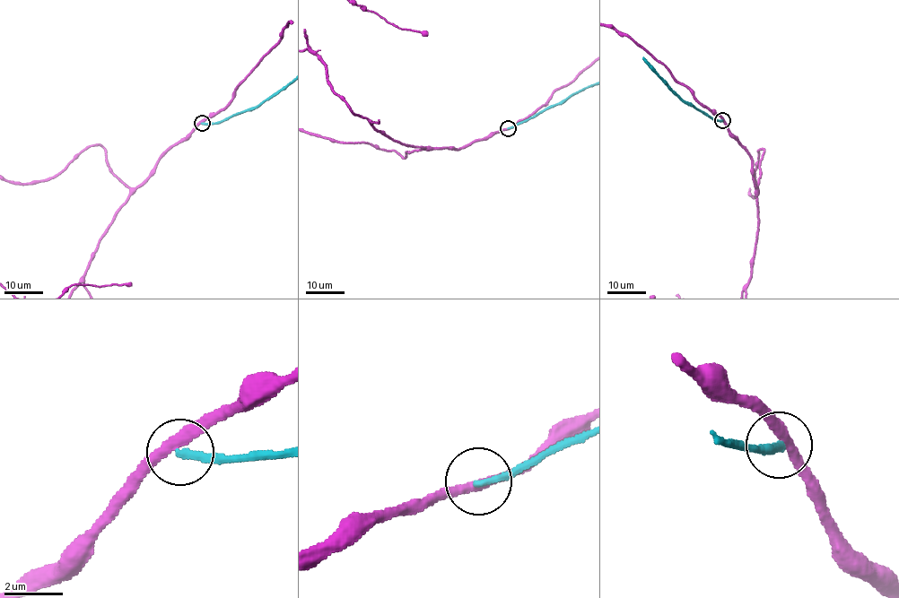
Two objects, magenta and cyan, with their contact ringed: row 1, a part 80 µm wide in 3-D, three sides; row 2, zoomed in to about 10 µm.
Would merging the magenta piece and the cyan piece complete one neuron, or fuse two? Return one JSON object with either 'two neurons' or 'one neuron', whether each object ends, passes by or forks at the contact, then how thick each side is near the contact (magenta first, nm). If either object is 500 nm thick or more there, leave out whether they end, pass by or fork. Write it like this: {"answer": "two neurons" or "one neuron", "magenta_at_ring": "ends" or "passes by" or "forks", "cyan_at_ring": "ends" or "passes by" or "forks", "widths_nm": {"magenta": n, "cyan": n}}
{"answer": "two neurons", "magenta_at_ring": "passes by", "cyan_at_ring": "ends", "widths_nm": {"magenta": 360, "cyan": 240}}

